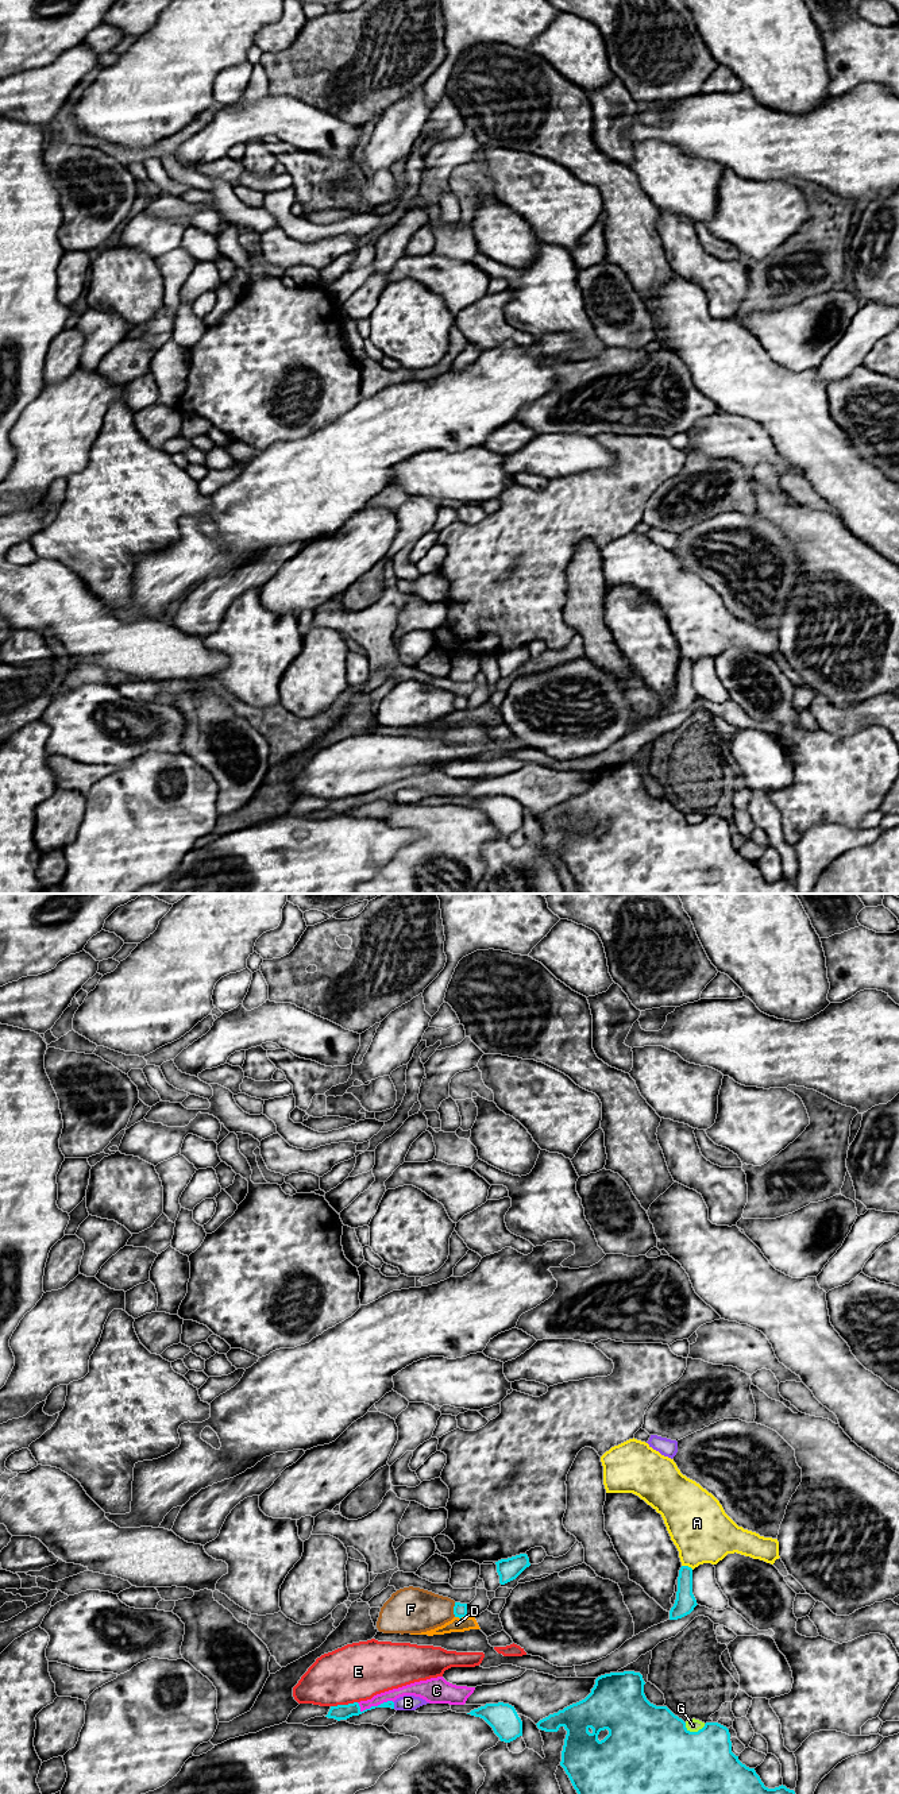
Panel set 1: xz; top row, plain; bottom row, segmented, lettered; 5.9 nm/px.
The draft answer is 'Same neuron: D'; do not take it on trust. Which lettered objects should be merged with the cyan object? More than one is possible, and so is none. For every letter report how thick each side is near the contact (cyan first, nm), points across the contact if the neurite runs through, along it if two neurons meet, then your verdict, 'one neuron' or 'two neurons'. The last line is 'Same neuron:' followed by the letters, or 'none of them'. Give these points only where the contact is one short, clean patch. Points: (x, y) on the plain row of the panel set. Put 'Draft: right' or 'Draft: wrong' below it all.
A: calibres 120 and 360 nm; two neurons
B: calibres 80 and 100 nm; two neurons
C: calibres 100 and 70 nm; two neurons
D: calibres 80 and 90 nm; border xz (466, 708), (455, 710); two neurons
E: calibres 100 and 340 nm; two neurons
F: calibres 80 and 280 nm; two neurons
G: calibres 500 and 80 nm; two neurons
Same neuron: none of them
Draft: wrong

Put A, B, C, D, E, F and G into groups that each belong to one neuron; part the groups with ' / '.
A / B / C / D / E / F / G

